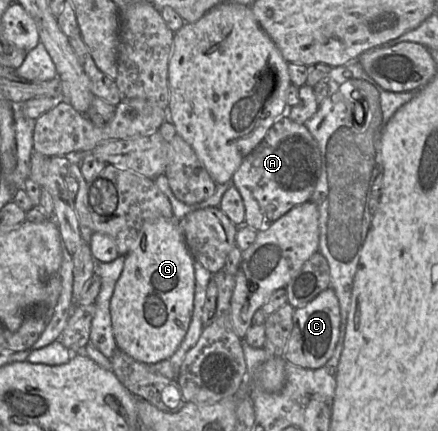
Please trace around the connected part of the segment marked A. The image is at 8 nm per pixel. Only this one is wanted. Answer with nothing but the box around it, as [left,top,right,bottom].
[231,116,321,231]

